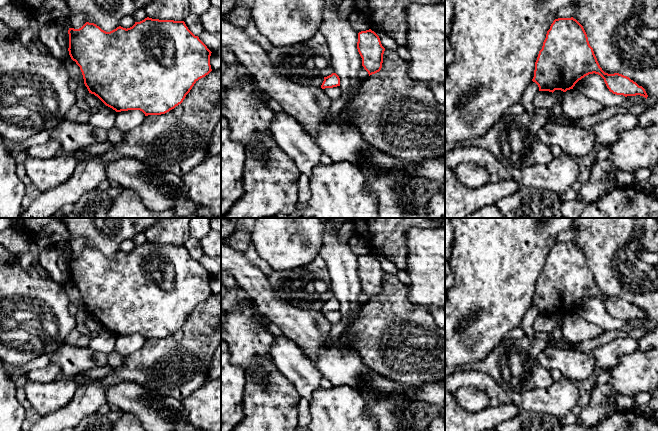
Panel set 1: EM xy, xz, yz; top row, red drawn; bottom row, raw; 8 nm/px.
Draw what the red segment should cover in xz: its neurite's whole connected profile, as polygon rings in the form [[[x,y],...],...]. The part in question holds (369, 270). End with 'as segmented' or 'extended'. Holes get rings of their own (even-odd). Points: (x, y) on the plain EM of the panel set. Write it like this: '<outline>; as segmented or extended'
[[[369,253],[358,257],[357,273],[369,300],[381,294],[385,272],[374,255]]]; as segmented

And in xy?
[[[145,242],[130,252],[121,250],[106,256],[94,247],[86,246],[81,252],[69,252],[69,279],[80,291],[89,317],[97,320],[116,336],[140,334],[145,340],[161,339],[181,328],[194,308],[208,299],[211,275],[186,250],[184,245]]]; as segmented

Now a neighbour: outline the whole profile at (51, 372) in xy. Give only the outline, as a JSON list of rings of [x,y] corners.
[[[51,362],[49,365],[43,368],[28,372],[26,377],[28,381],[36,383],[48,383],[62,377],[61,367],[57,363]]]

